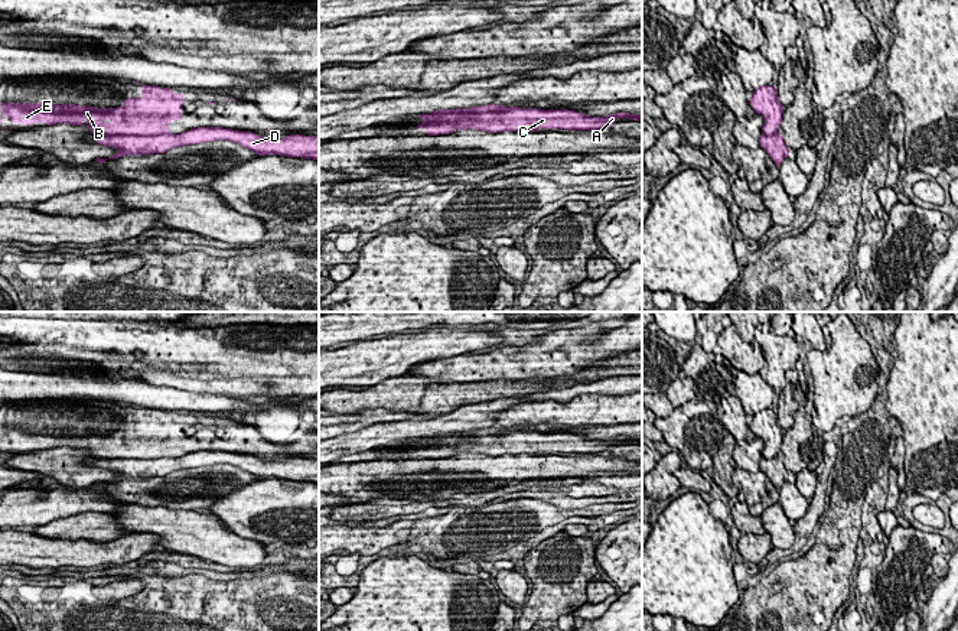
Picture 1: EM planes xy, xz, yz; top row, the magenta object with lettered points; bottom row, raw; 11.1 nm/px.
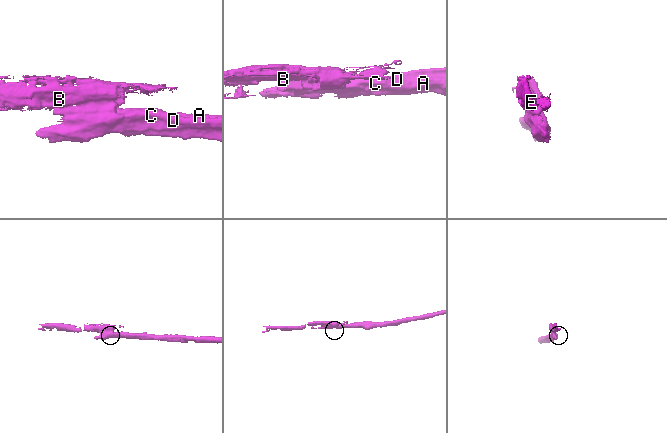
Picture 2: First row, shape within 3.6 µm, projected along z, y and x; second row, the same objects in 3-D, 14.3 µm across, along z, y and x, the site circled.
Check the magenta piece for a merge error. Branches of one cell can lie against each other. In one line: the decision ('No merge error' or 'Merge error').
Merge error

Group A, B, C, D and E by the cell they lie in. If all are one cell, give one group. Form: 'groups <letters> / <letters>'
groups A C D / B E

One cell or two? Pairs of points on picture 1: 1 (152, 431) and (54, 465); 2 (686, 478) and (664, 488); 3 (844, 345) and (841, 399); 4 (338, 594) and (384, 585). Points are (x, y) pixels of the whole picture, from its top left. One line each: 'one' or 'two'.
1: two
2: two
3: one
4: two

